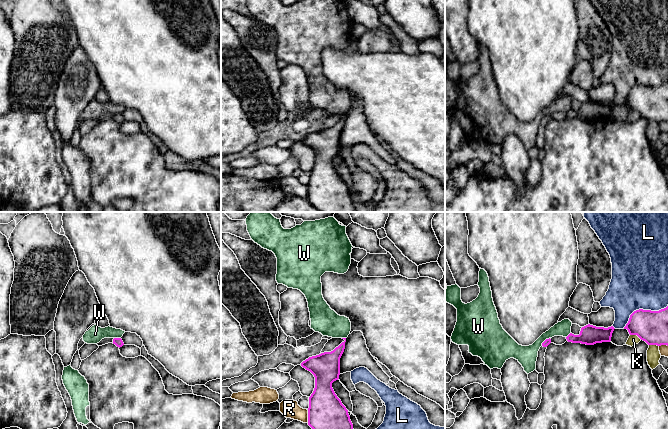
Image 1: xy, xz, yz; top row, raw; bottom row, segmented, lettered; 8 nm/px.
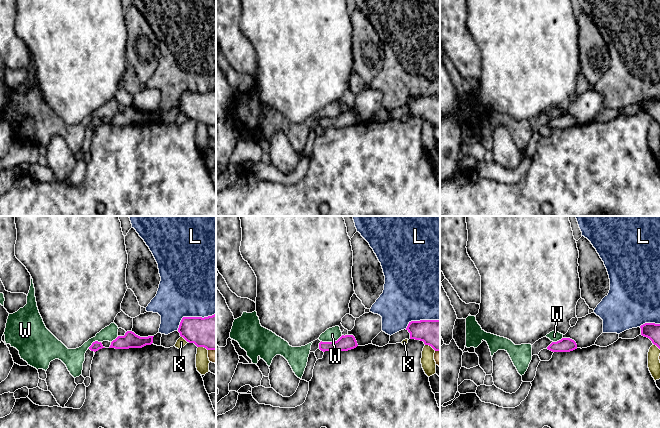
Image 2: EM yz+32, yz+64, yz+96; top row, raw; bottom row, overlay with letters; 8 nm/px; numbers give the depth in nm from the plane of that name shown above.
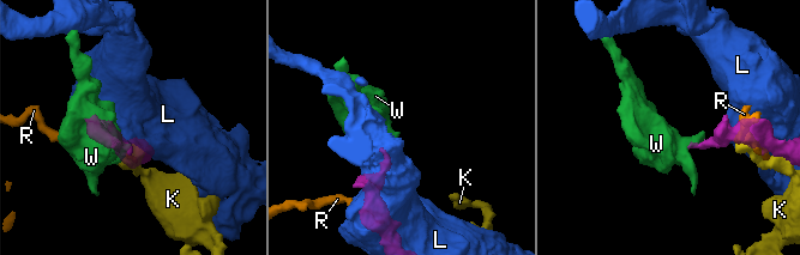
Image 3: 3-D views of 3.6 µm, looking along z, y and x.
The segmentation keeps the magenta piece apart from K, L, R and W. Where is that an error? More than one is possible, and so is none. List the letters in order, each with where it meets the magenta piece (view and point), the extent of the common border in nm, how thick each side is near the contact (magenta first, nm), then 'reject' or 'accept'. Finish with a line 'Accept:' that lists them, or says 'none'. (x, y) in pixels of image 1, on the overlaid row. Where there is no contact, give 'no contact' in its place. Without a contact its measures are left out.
K: contact yz (636, 334); length 100 nm; calibres 280 and 80 nm; reject
L: contact yz (643, 310); length 420 nm; calibres 300 and 480 nm; reject
R: contact xz (308, 416); length 100 nm; calibres 280 and 140 nm; reject
W: contact xy (117, 338); length 60 nm; calibres 70 and 140 nm; reject
Accept: none

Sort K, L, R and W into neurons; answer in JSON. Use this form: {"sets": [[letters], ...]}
{"sets": [["K"], ["L"], ["R"], ["W"]]}

